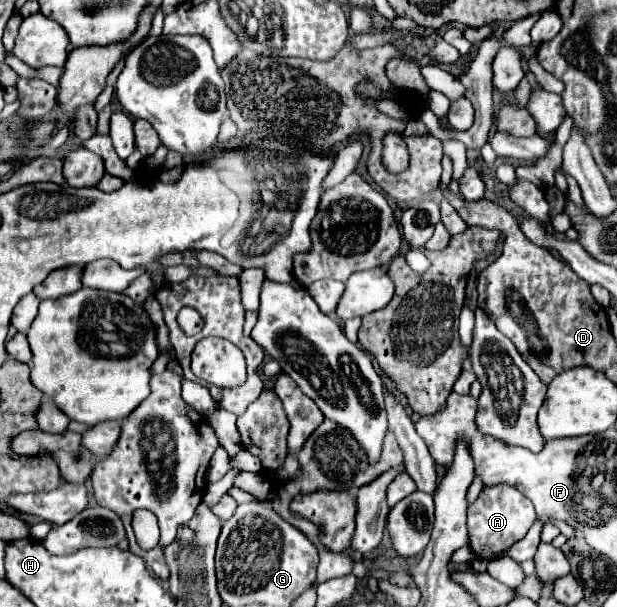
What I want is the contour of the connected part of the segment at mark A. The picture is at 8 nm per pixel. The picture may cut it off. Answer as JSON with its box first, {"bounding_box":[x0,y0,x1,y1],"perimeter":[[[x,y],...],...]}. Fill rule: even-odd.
{"bounding_box":[467,485,537,559],"perimeter":[[[495,485],[495,487],[483,487],[477,501],[469,507],[467,519],[469,519],[467,521],[469,545],[473,553],[479,559],[493,559],[529,531],[529,527],[537,519],[537,513],[533,509],[533,503],[525,495],[521,495],[515,487]]]}

